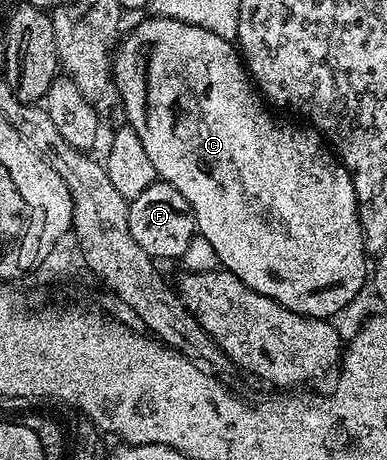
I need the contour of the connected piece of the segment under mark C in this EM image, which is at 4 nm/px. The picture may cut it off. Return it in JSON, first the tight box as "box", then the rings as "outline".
{"box":[112,16,368,318],"outline":[[[154,16],[142,20],[118,44],[118,53],[112,56],[112,84],[118,87],[118,96],[122,99],[122,108],[126,111],[125,123],[136,130],[148,159],[156,170],[158,180],[171,184],[188,202],[194,211],[194,223],[197,235],[203,236],[216,250],[219,265],[252,290],[272,298],[277,304],[283,304],[301,316],[334,318],[345,304],[350,304],[358,296],[358,291],[368,284],[368,264],[366,268],[366,242],[362,235],[362,223],[358,217],[358,199],[352,186],[352,178],[346,167],[341,164],[329,147],[324,146],[317,132],[309,127],[293,128],[290,124],[281,124],[276,117],[270,116],[271,109],[260,99],[250,73],[246,71],[243,57],[236,51],[231,41],[212,34],[200,26],[188,22],[173,20],[167,16]]]}

